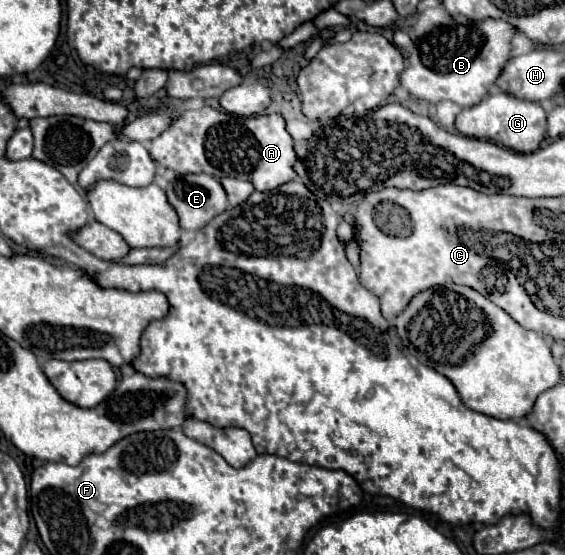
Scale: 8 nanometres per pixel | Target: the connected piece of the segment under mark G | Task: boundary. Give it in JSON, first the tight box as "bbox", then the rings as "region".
{"bbox":[455,91,547,153],"region":[[[505,91],[491,93],[479,105],[463,109],[455,119],[455,127],[459,133],[475,139],[487,139],[519,153],[531,153],[539,149],[539,143],[545,137],[545,125],[547,125],[547,115],[539,103],[517,99]]]}

